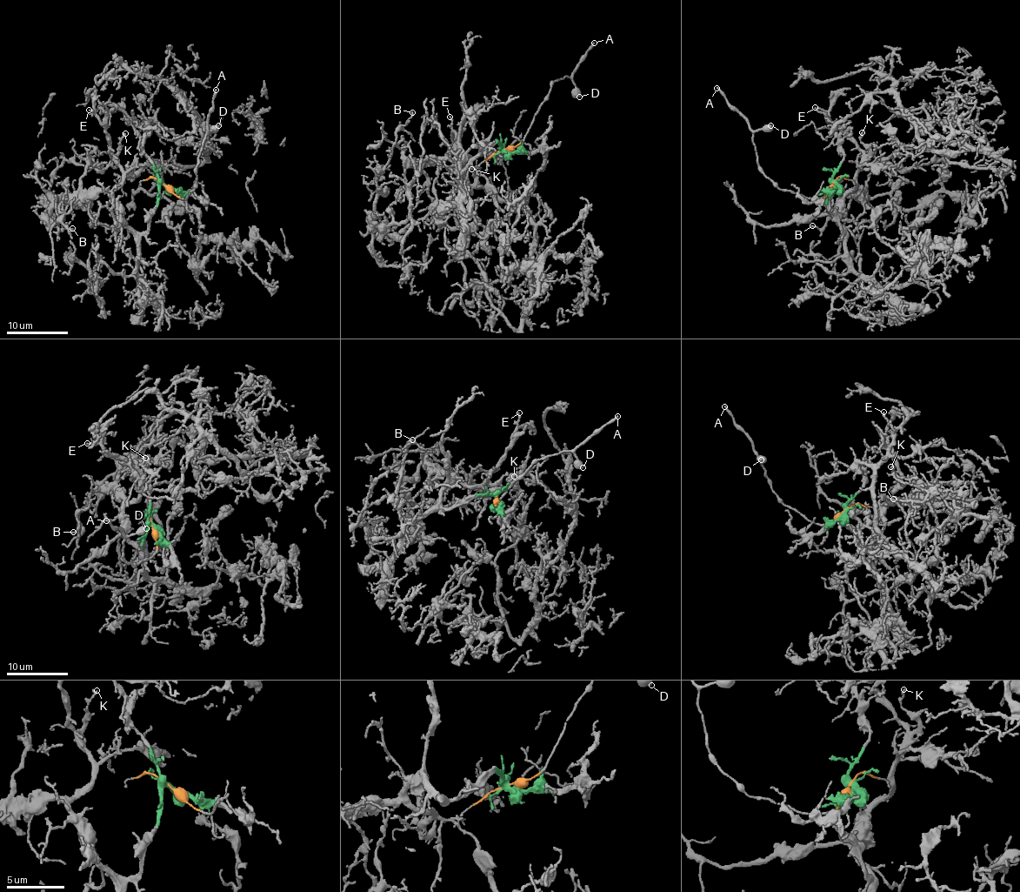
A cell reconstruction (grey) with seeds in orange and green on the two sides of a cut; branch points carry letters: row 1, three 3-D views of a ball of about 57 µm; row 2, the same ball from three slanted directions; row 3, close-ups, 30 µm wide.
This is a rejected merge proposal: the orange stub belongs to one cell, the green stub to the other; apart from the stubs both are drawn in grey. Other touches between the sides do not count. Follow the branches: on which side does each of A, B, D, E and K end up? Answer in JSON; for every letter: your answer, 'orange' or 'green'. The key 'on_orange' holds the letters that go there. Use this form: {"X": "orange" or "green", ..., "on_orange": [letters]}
{"A": "orange", "B": "green", "D": "orange", "E": "green", "K": "green", "on_orange": ["A", "D"]}

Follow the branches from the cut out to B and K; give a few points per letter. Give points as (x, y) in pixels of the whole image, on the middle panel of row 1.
B: (505, 150), (496, 143), (476, 157), (468, 157), (461, 148), (445, 156), (409, 159), (395, 143), (413, 112)
K: (505, 150), (496, 143), (468, 157), (461, 148), (452, 149), (449, 153), (464, 165), (458, 176), (472, 169)

